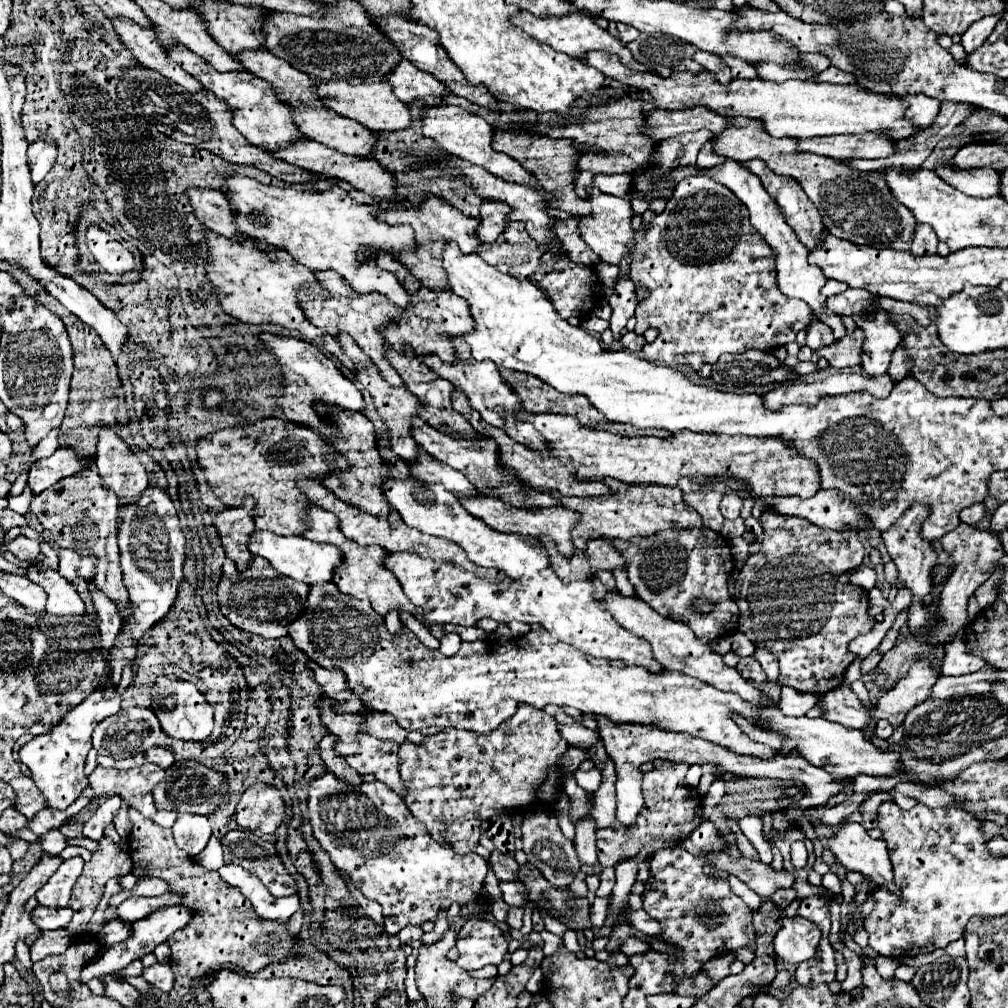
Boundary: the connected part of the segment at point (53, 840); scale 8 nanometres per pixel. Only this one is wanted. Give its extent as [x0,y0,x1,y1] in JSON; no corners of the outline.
[39,829,65,855]

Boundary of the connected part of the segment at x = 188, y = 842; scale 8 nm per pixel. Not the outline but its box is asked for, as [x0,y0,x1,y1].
[173,811,211,857]

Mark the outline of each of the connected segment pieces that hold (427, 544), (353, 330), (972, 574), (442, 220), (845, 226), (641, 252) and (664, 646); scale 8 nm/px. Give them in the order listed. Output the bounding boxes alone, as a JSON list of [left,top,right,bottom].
[[297,481,459,561],[303,271,403,387],[929,523,1005,647],[377,195,479,287],[711,117,915,251],[579,175,811,371],[601,589,771,705]]

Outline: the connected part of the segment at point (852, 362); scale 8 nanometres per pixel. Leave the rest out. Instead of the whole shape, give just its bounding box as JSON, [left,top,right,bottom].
[817,331,863,369]

